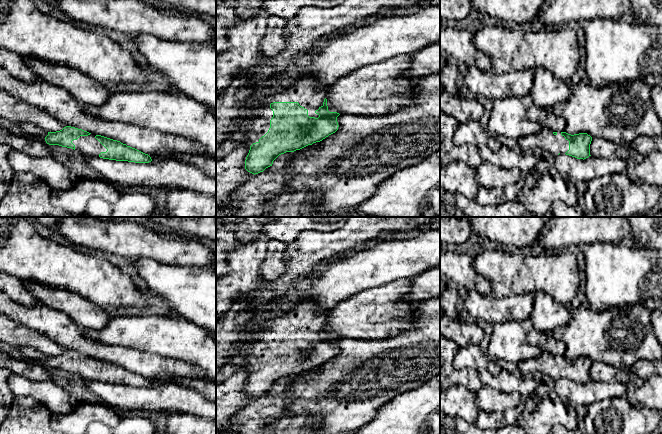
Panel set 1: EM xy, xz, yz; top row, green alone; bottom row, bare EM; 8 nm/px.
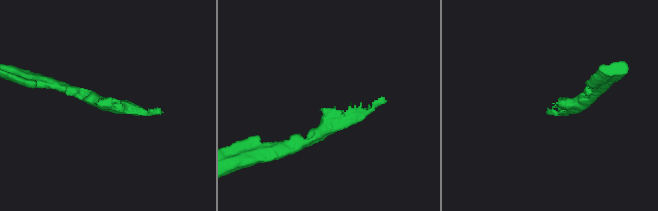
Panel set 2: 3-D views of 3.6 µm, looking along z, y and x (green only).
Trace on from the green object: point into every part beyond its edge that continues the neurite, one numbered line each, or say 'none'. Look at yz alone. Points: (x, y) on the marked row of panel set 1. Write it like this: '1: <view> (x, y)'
1: yz (545, 140)

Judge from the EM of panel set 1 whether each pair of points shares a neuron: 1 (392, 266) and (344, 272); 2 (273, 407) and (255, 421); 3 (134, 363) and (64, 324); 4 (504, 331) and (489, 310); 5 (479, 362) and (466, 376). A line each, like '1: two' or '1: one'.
1: one
2: one
3: one
4: two
5: two

